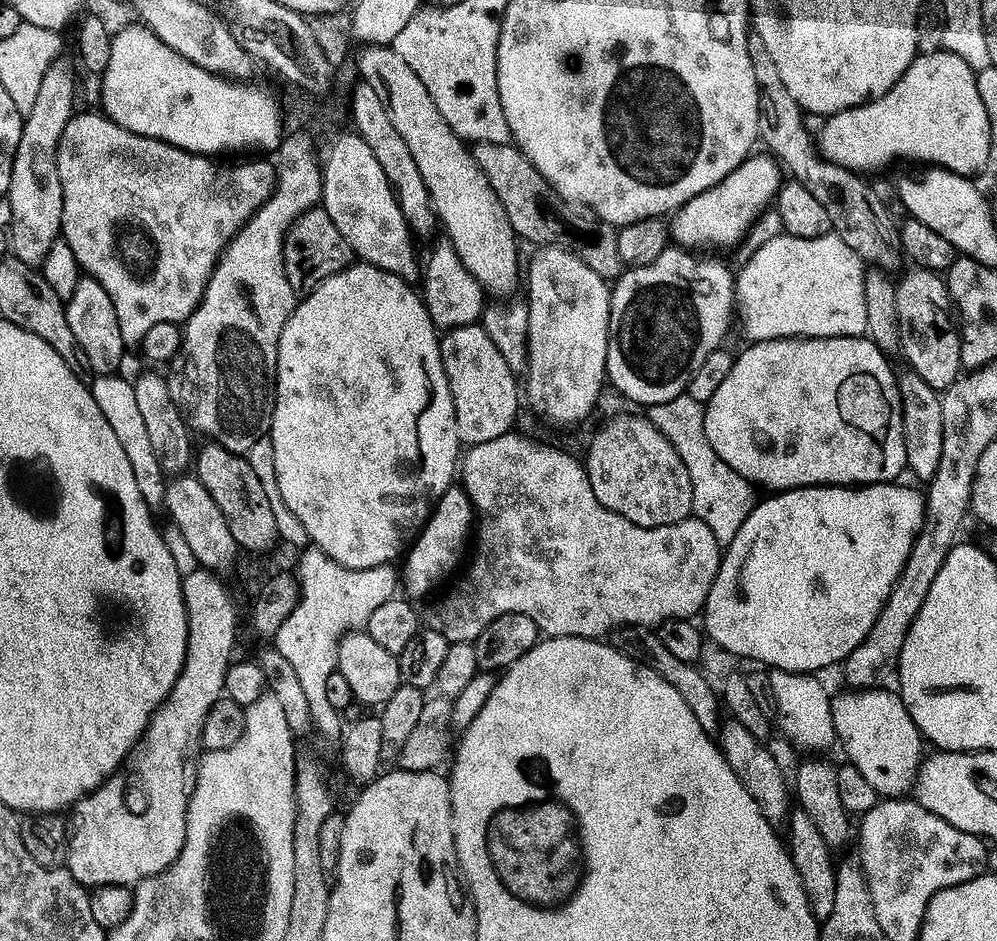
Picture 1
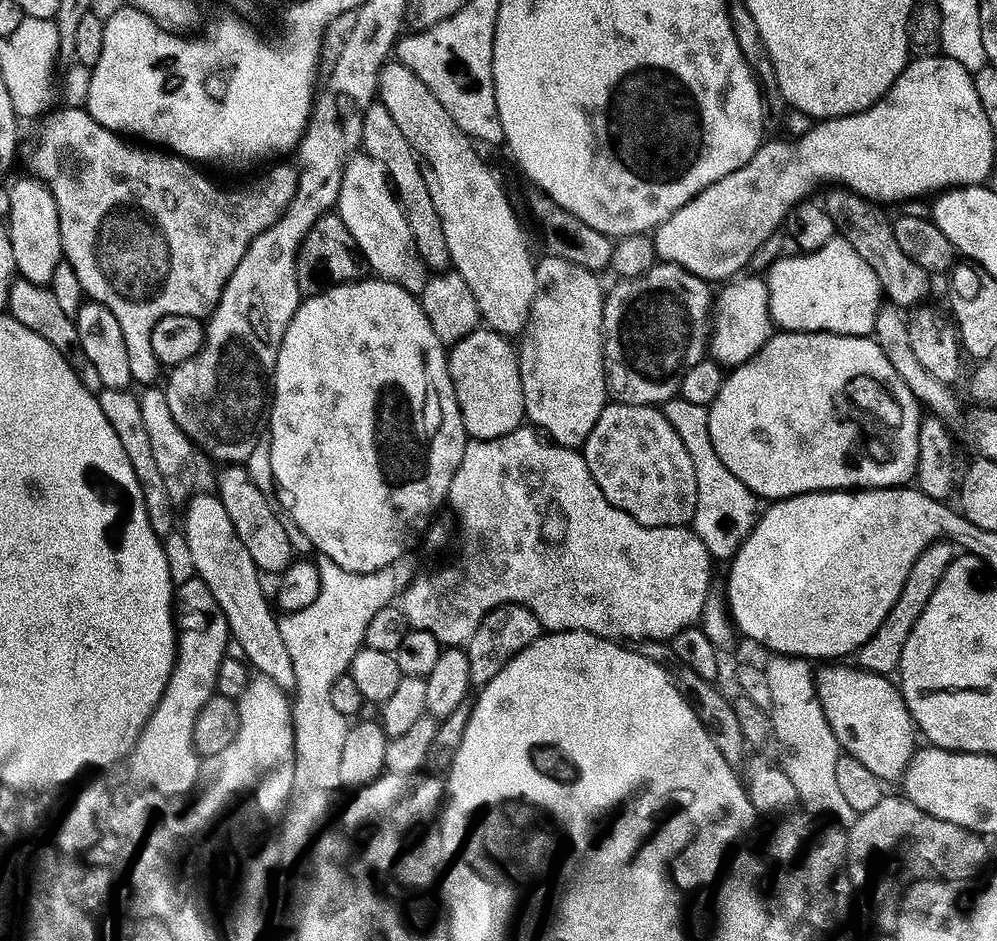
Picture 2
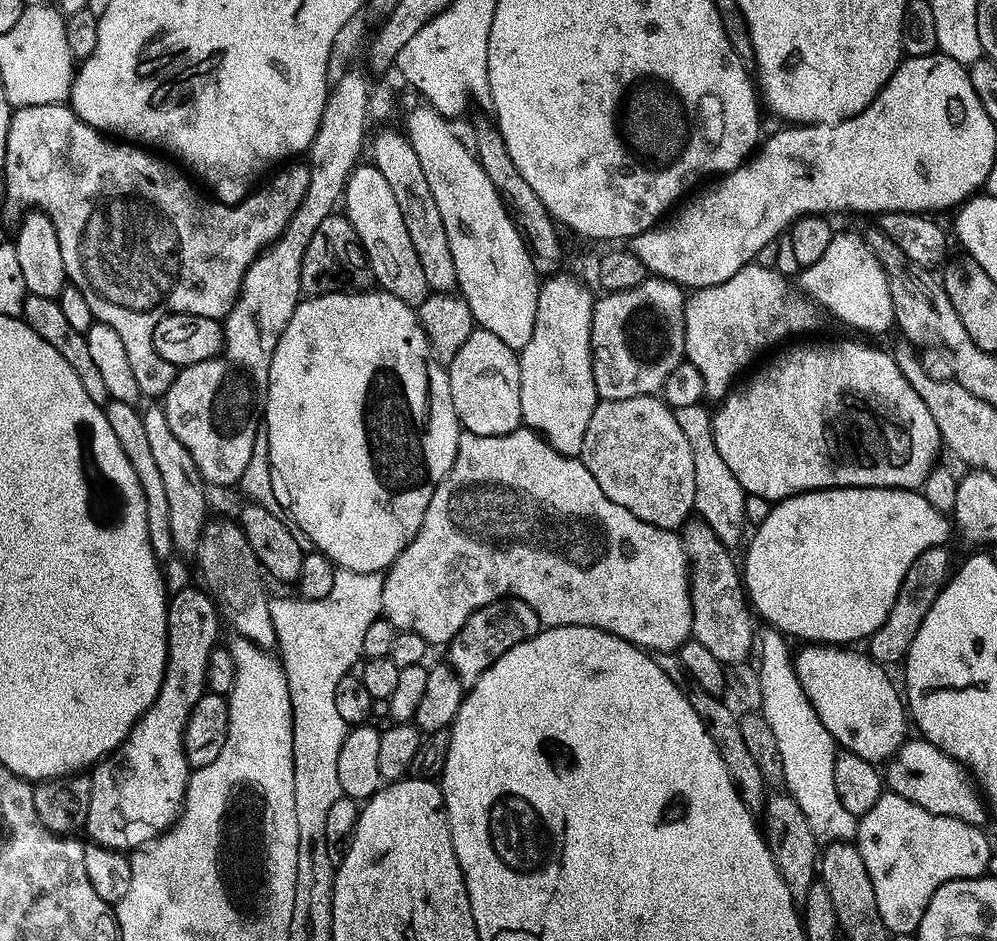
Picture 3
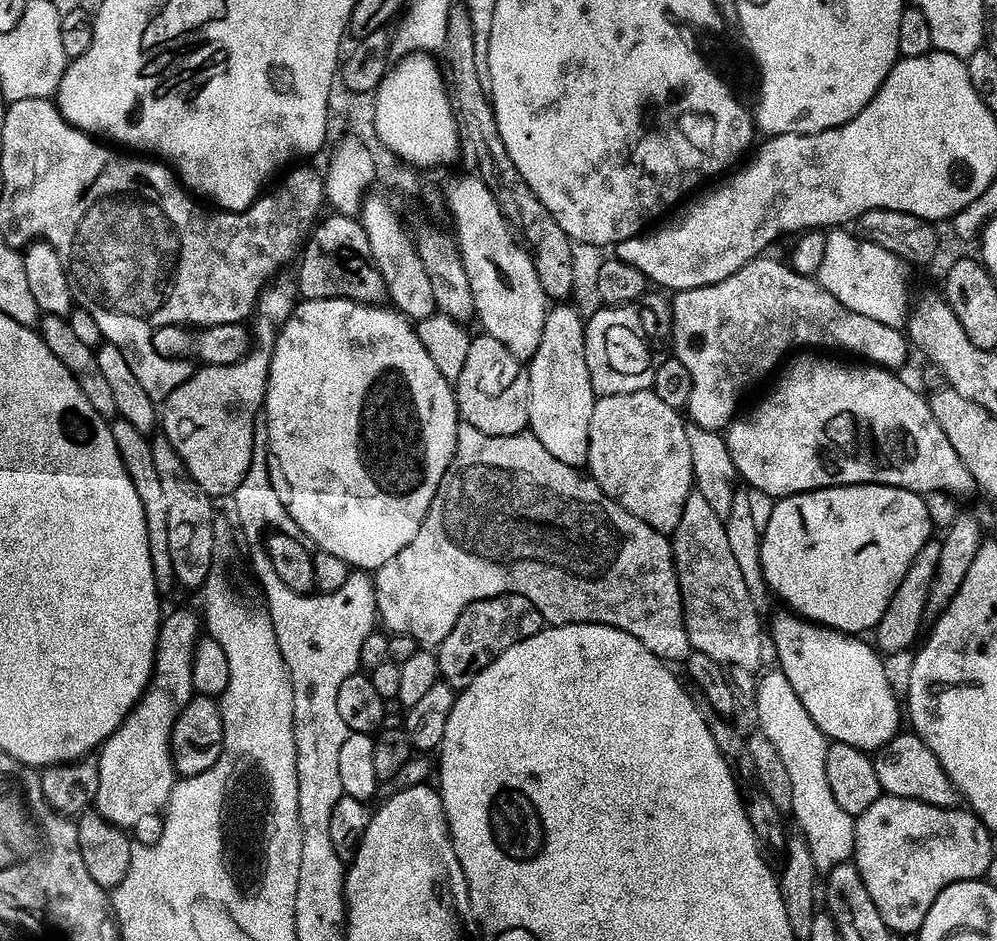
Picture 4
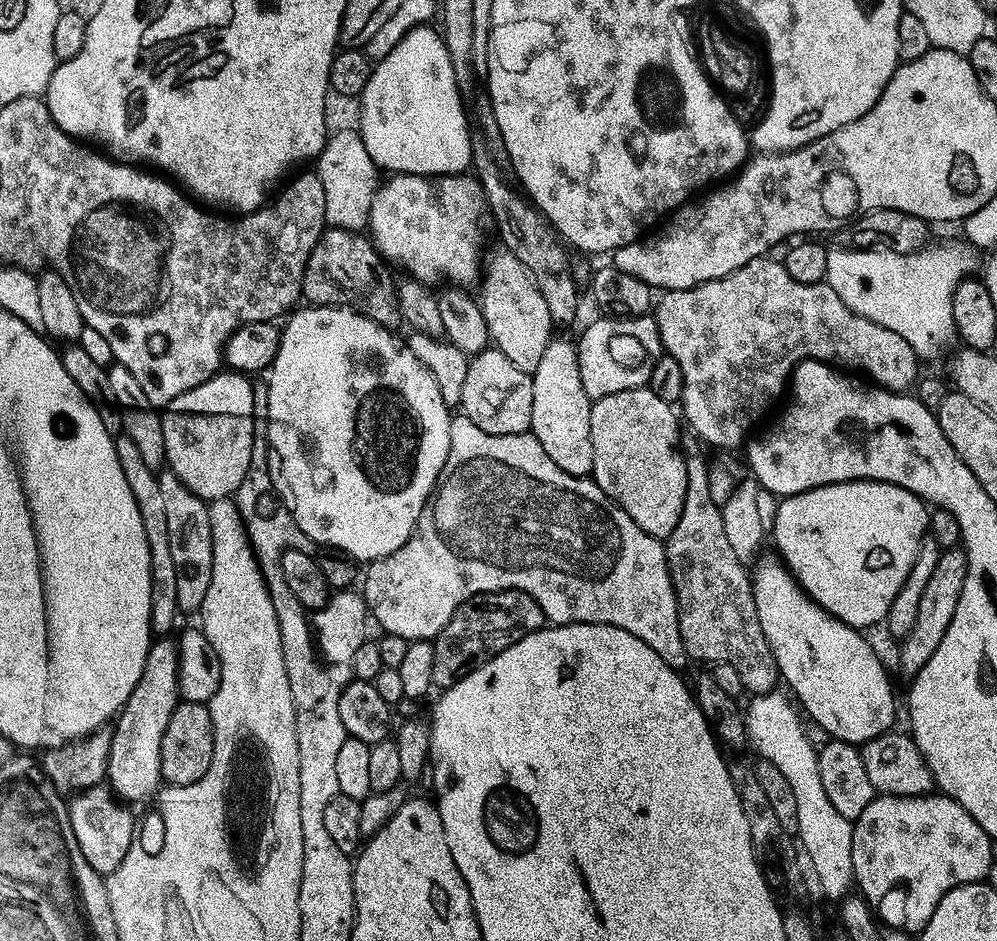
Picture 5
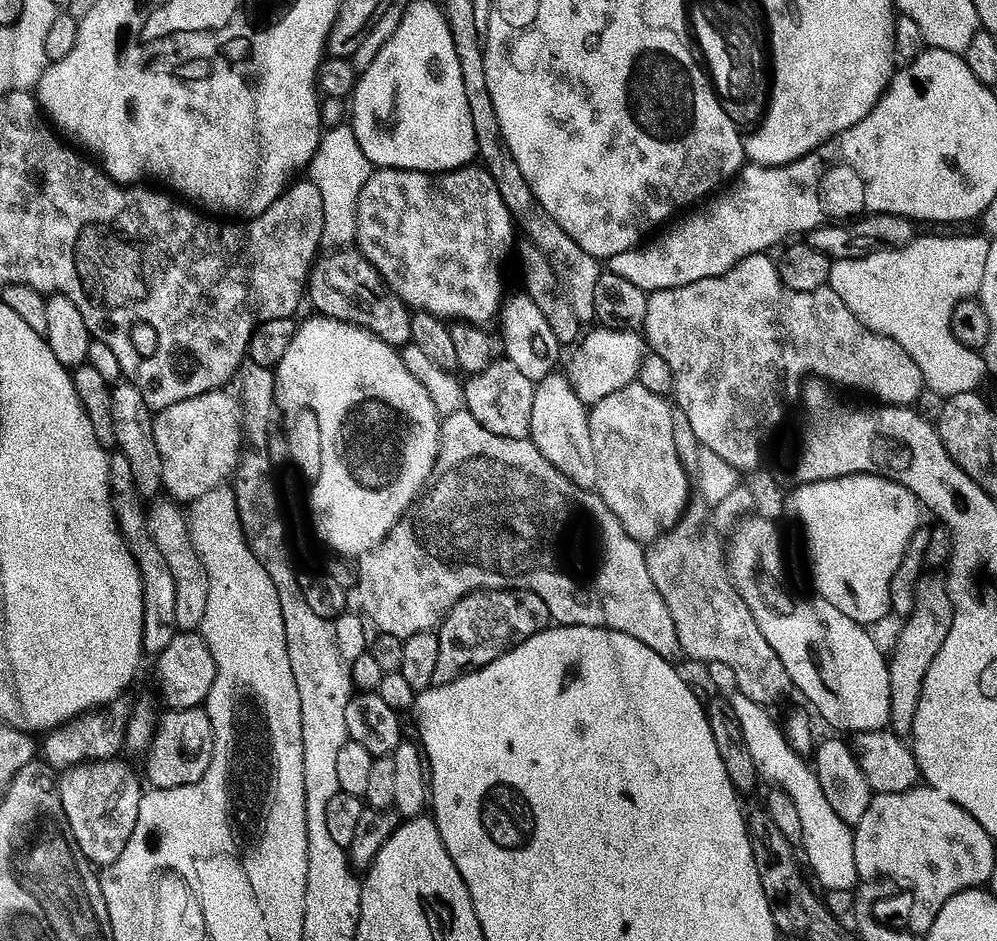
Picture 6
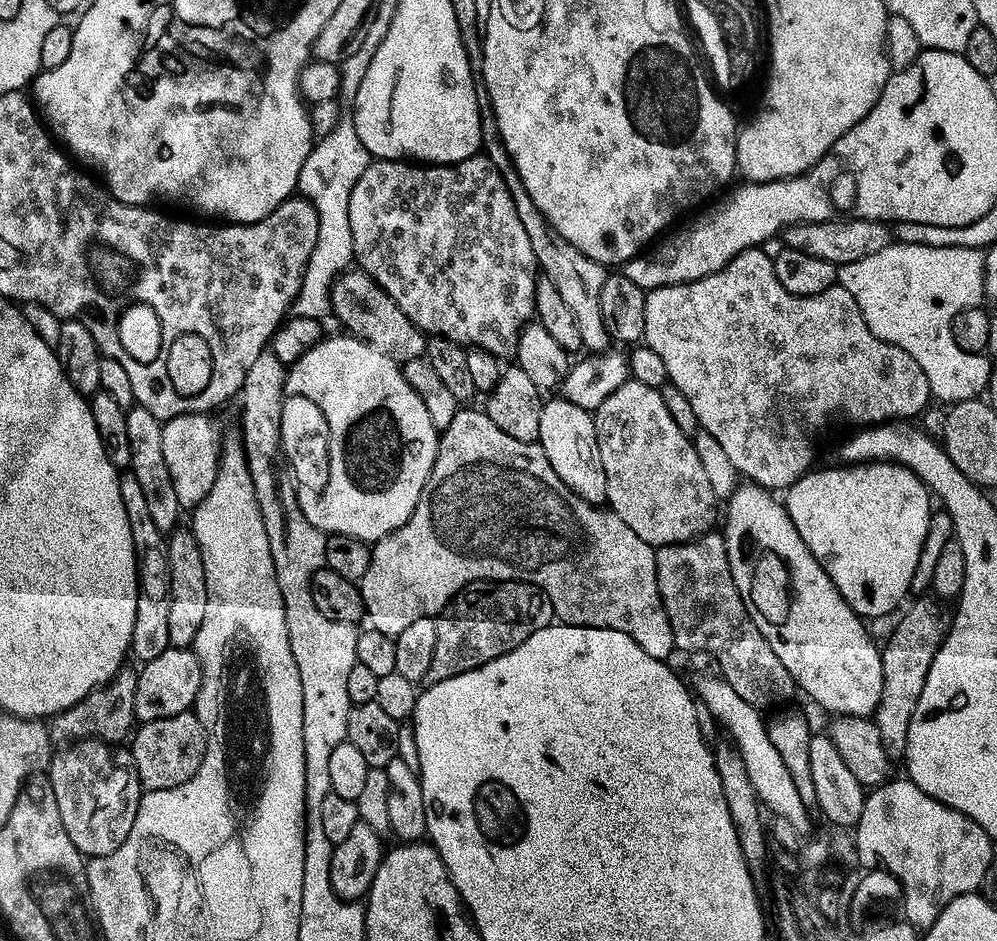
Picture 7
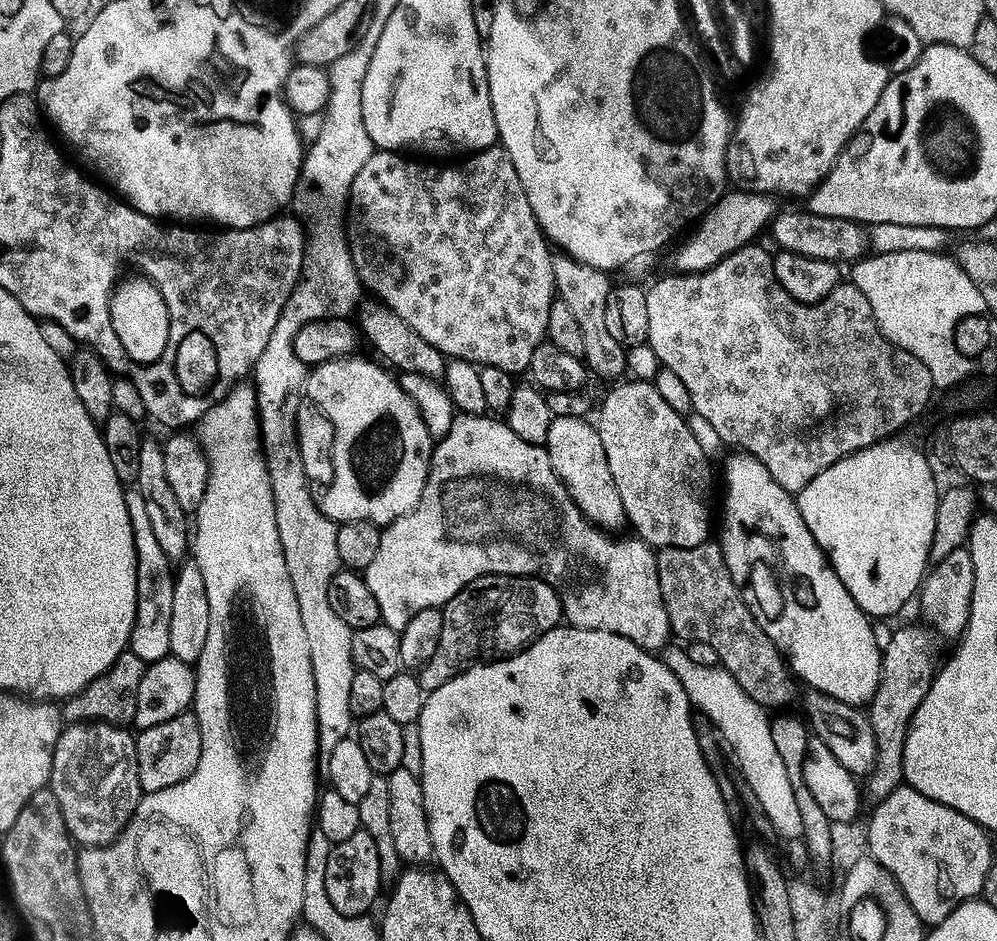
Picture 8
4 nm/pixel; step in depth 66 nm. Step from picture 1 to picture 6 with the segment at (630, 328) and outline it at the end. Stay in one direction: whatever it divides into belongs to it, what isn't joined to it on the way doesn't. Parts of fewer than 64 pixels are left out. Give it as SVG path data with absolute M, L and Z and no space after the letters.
M598 326L581 337L566 367L566 375L572 389L586 406L597 404L602 398L633 383L640 373L641 363L647 355L647 343L641 333L631 329L615 329Z

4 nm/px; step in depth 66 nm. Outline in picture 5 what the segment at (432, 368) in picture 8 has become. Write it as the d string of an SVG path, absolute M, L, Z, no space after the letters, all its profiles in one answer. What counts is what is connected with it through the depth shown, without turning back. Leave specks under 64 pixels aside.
M329 227L306 262L303 299L322 308L353 308L383 328L399 329L402 317L398 284L395 279L392 281L391 270L384 267L388 267L384 257L367 235Z

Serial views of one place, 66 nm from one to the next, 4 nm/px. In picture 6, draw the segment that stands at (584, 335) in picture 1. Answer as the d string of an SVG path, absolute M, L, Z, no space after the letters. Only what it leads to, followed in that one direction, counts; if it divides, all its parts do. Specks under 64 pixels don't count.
M557 370L535 385L534 406L530 417L530 439L538 450L577 488L595 489L598 458L594 458L594 442L590 442L589 409L579 400L567 375Z

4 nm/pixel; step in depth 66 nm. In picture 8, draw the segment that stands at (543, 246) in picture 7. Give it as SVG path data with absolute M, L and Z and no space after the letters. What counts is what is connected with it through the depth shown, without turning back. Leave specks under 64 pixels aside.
M555 253L551 260L551 273L554 274L556 293L559 301L564 303L574 314L574 319L582 329L582 357L589 375L604 390L620 388L629 383L630 377L626 370L625 347L610 335L606 326L606 298L612 282L607 273L597 268L578 263L567 253Z

